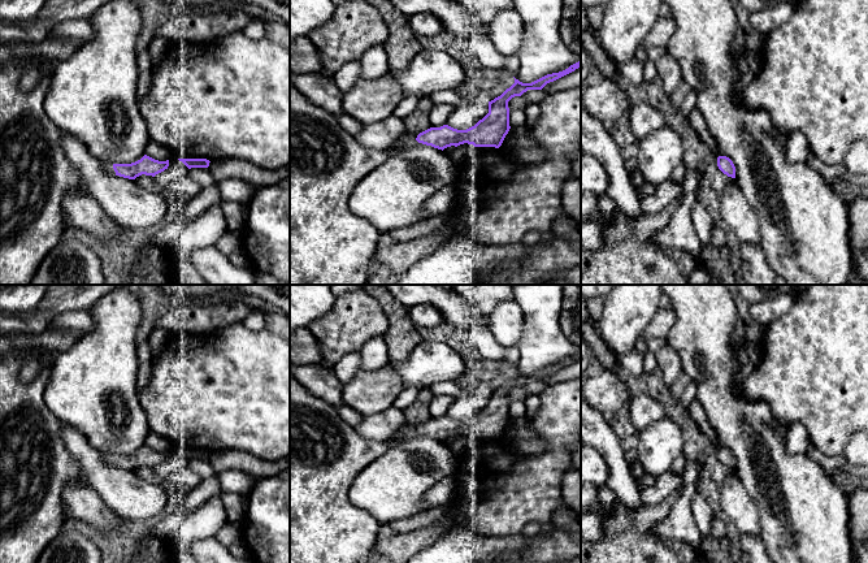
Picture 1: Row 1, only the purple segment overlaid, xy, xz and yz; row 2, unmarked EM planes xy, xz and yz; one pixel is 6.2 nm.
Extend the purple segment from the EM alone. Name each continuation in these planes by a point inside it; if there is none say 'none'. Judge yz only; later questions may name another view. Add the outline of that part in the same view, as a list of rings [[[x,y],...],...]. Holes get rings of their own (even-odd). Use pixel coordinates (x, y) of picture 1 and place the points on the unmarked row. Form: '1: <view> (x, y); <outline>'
none

